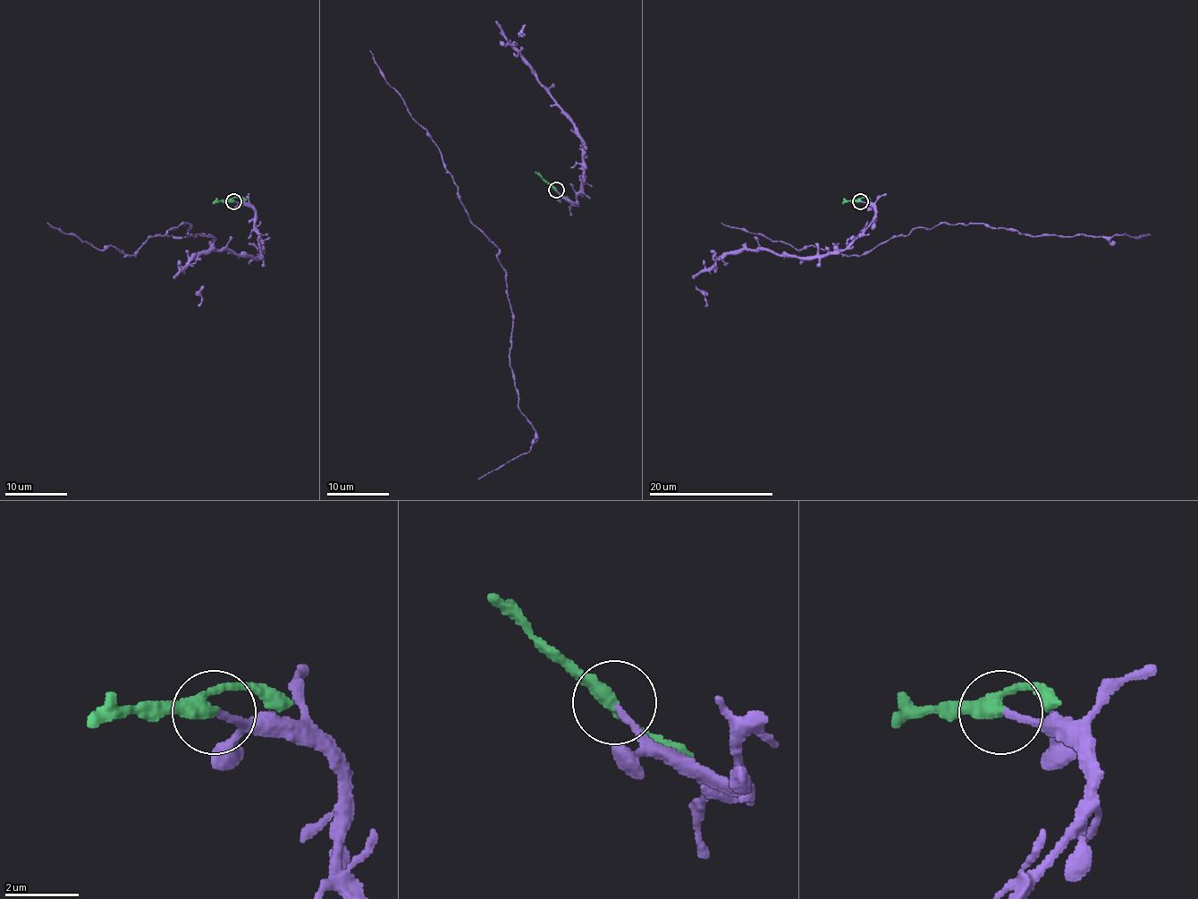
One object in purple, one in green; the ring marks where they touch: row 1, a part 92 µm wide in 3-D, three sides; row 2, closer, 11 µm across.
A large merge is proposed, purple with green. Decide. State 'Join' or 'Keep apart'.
Join

